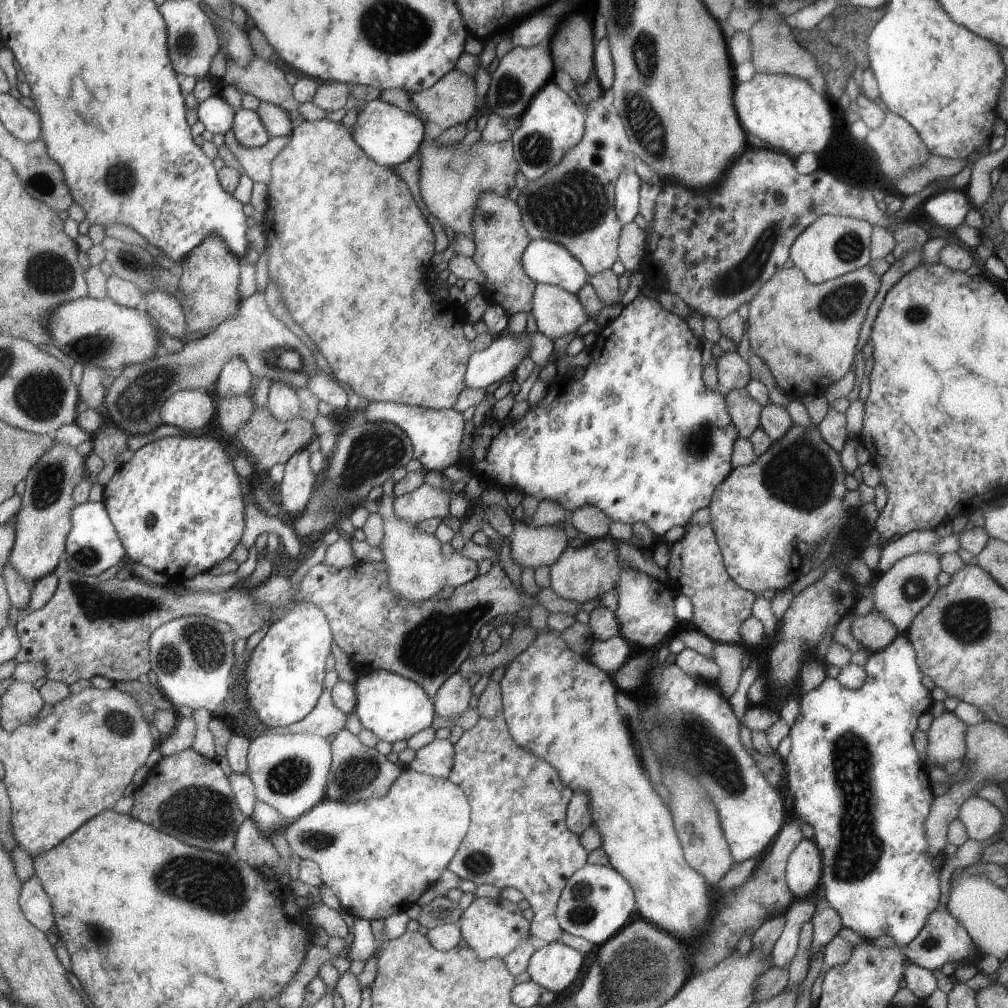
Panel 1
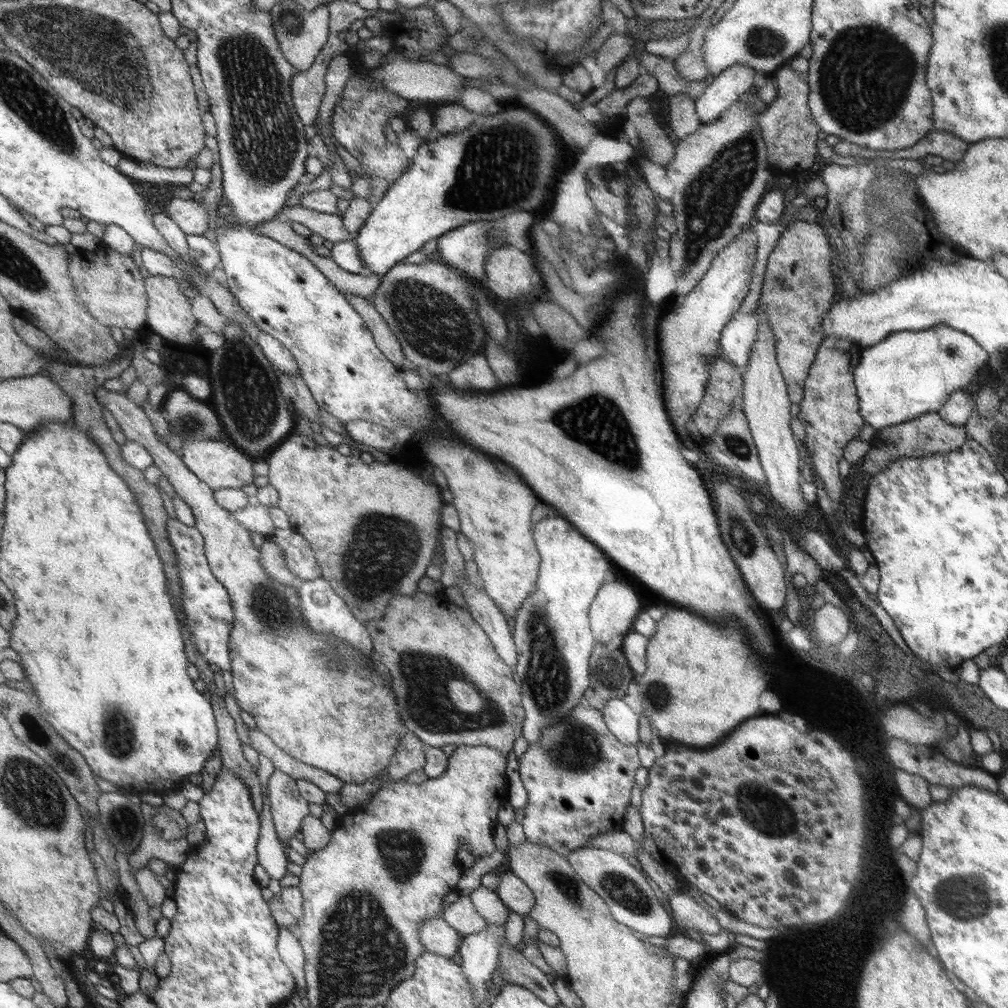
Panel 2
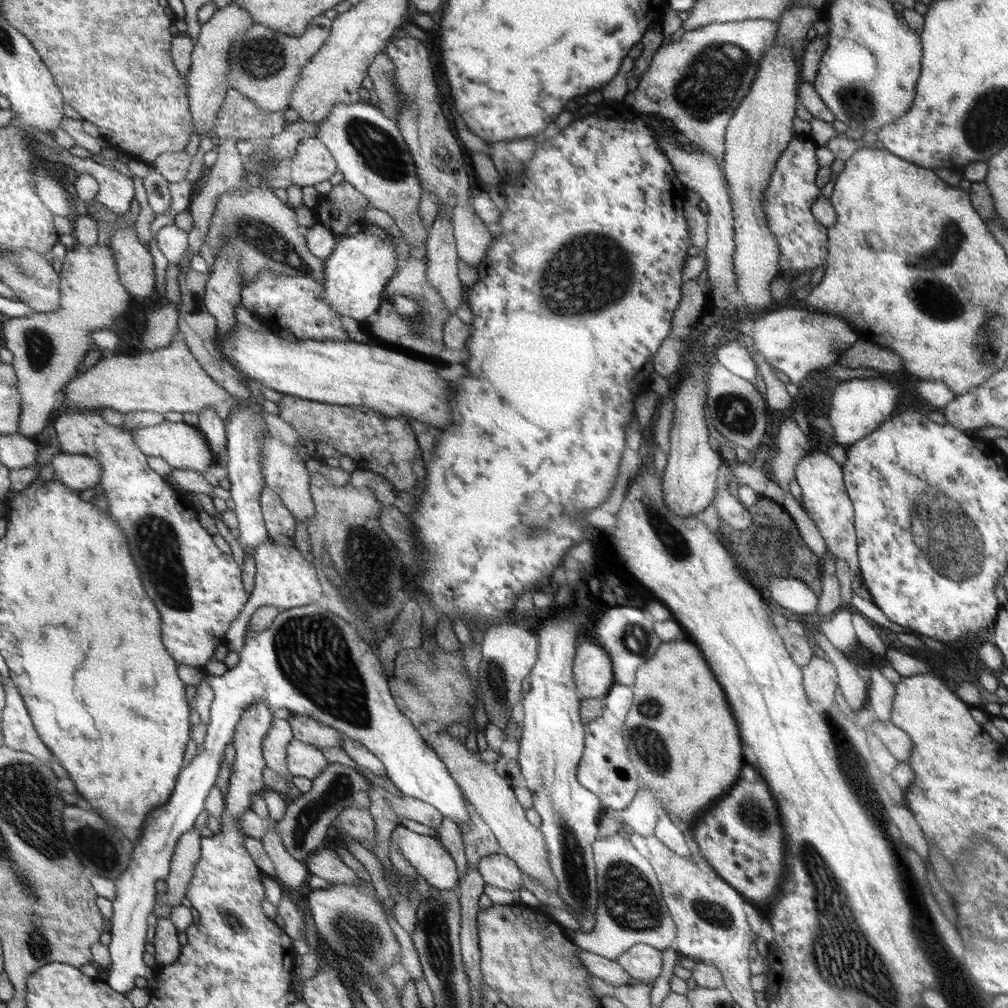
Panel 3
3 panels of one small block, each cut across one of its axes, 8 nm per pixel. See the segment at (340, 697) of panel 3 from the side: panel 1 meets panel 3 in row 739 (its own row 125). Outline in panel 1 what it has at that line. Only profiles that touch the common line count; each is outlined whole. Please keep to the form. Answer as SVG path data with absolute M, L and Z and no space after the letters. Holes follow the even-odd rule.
M209 96L197 108L198 118L203 122L206 131L214 134L225 134L233 128L235 108L221 96ZM378 98L372 102L365 102L350 131L360 148L363 148L372 160L394 168L410 159L419 150L426 134L425 127L424 120L414 116L412 112L406 112Z

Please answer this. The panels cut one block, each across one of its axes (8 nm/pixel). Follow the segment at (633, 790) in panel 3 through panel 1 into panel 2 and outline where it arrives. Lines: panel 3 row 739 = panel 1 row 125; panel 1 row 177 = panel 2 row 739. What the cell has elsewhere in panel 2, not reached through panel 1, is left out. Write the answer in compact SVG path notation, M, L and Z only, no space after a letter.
M579 703L575 710L560 722L542 728L538 742L530 744L518 759L520 778L527 790L528 801L525 816L521 820L527 841L550 848L562 857L568 857L588 844L596 836L608 831L622 831L626 806L631 804L634 775L640 768L637 745L624 745L606 726L596 708Z

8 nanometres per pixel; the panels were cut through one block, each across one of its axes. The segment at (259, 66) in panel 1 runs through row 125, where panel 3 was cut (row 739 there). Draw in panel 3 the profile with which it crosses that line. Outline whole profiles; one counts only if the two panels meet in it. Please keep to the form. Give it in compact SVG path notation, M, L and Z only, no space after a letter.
M292 739L287 748L288 772L296 777L314 780L326 767L329 761L322 751L300 740Z

